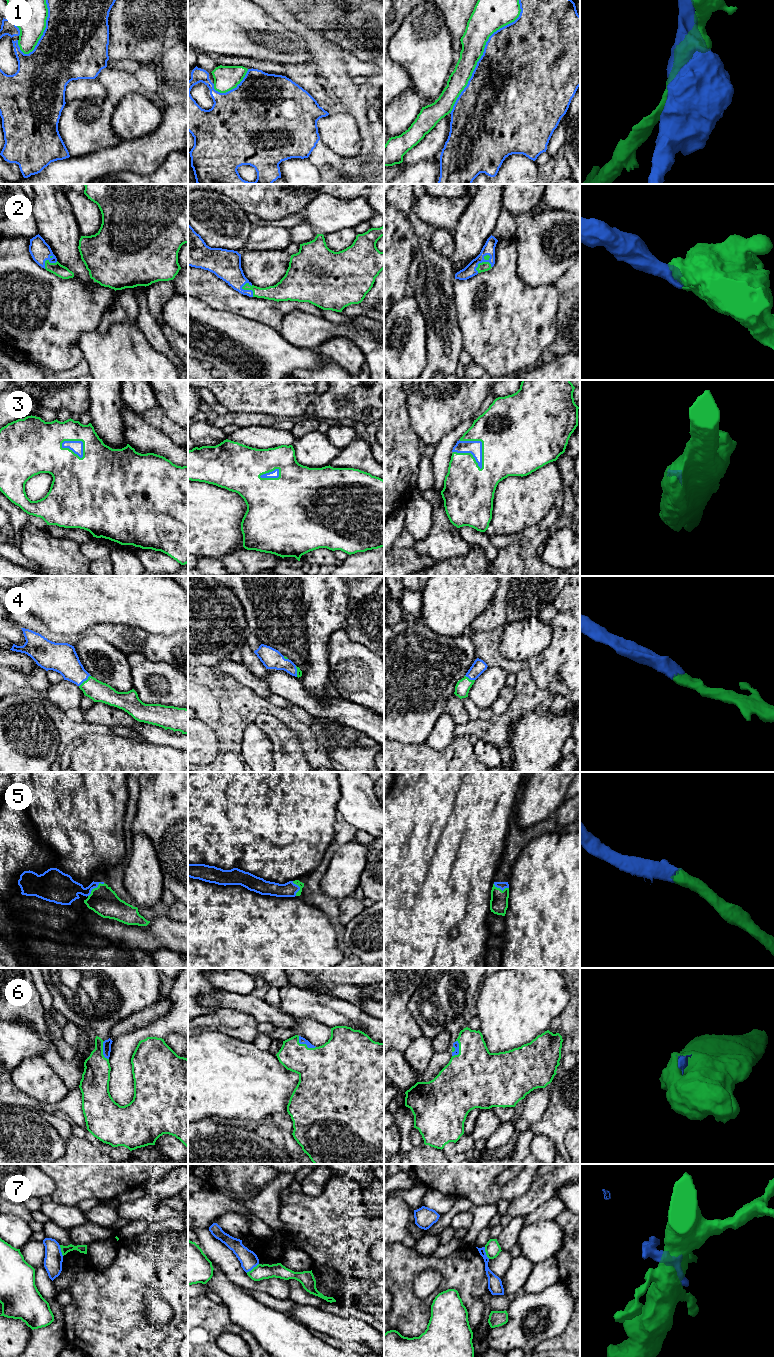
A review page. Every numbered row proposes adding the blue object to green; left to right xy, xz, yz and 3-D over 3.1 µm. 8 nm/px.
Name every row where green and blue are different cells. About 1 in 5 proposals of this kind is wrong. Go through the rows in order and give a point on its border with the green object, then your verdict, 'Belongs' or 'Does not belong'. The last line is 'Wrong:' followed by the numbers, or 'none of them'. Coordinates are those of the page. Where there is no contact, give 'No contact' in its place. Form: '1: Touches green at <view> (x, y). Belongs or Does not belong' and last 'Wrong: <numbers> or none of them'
1: Touches green at yz (482, 53). Does not belong
2: Touches green at yz (482, 262). Belongs
3: Touches green at yz (470, 453). Belongs
4: Touches green at xy (84, 681). Belongs
5: Touches green at xy (95, 888). Belongs
6: Touches green at xz (304, 1044). Belongs
7: Touches green at xz (253, 1268). Does not belong
Wrong: 1, 7

